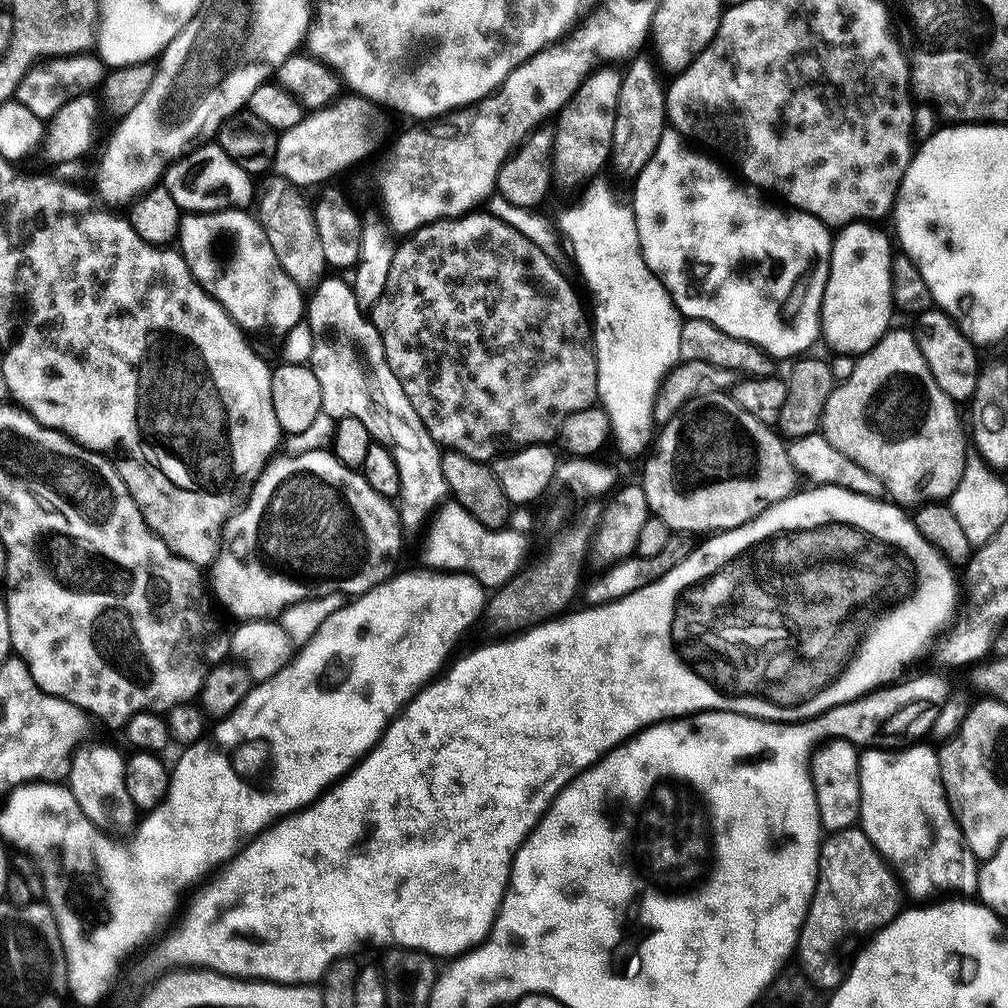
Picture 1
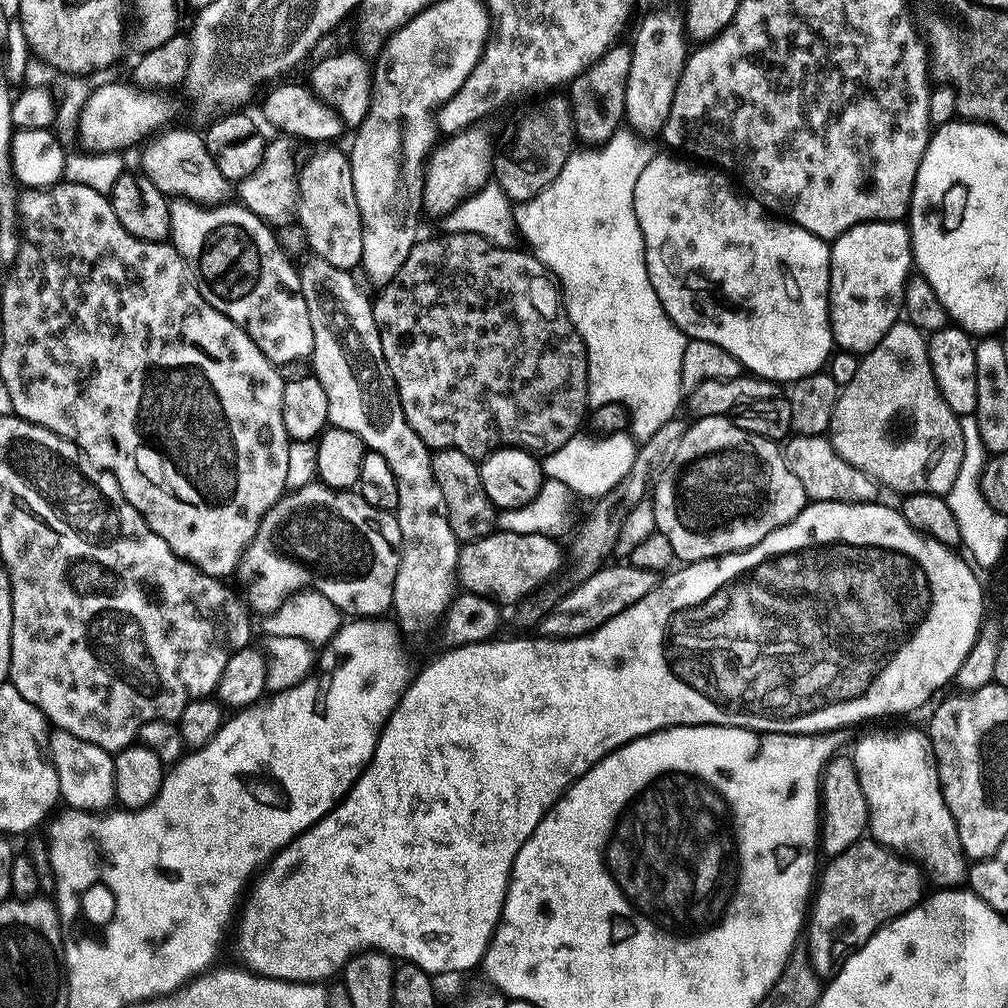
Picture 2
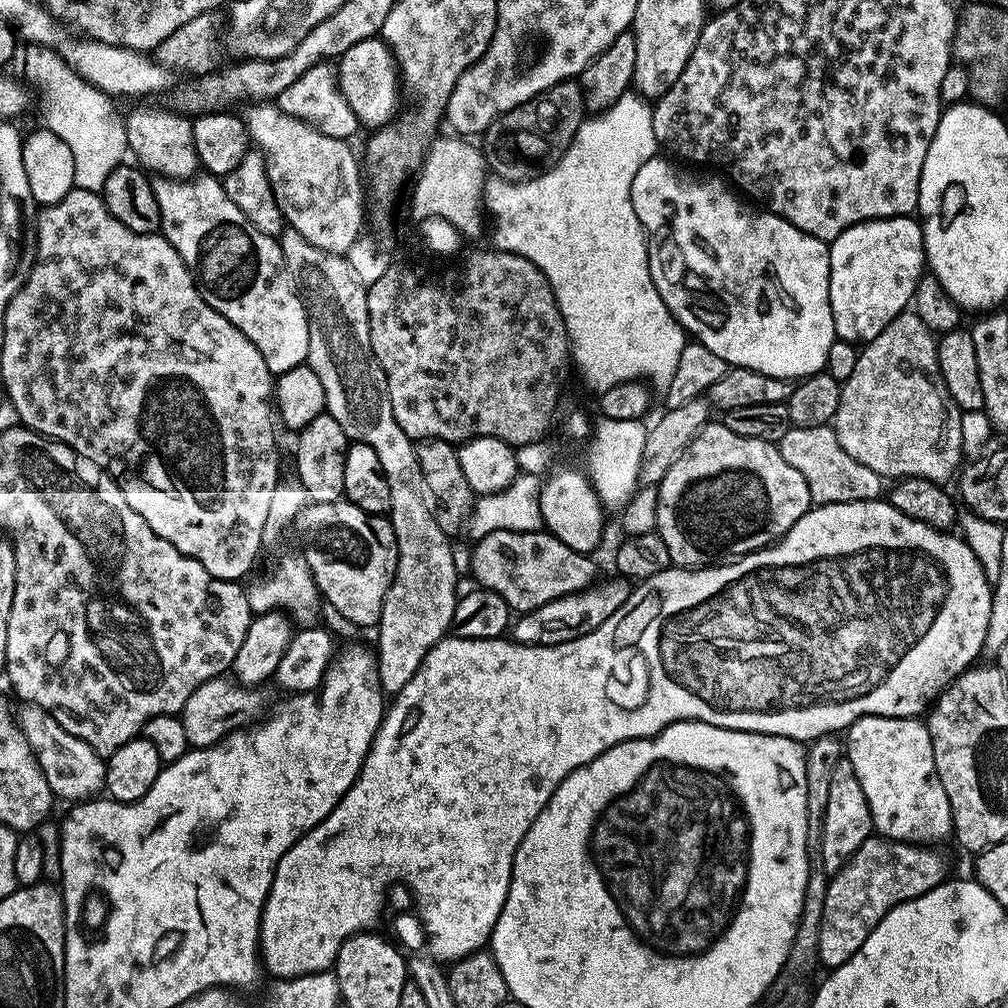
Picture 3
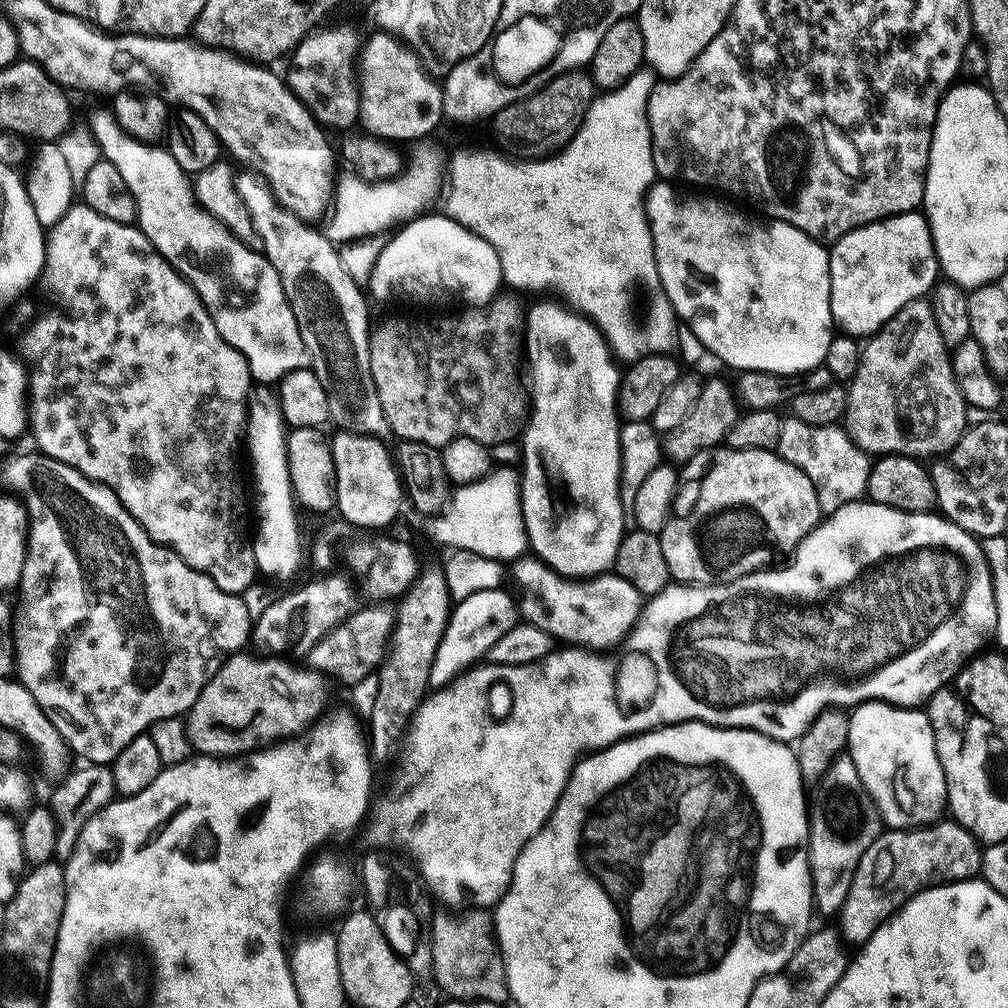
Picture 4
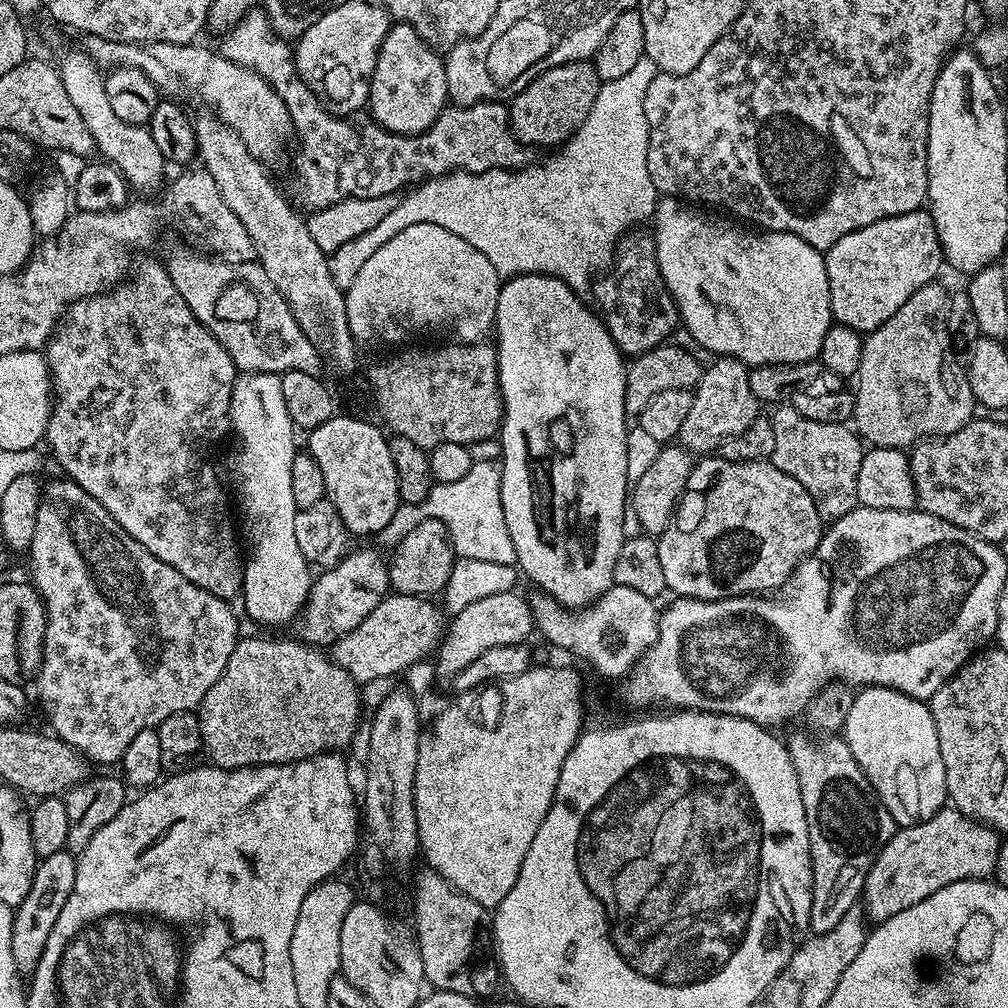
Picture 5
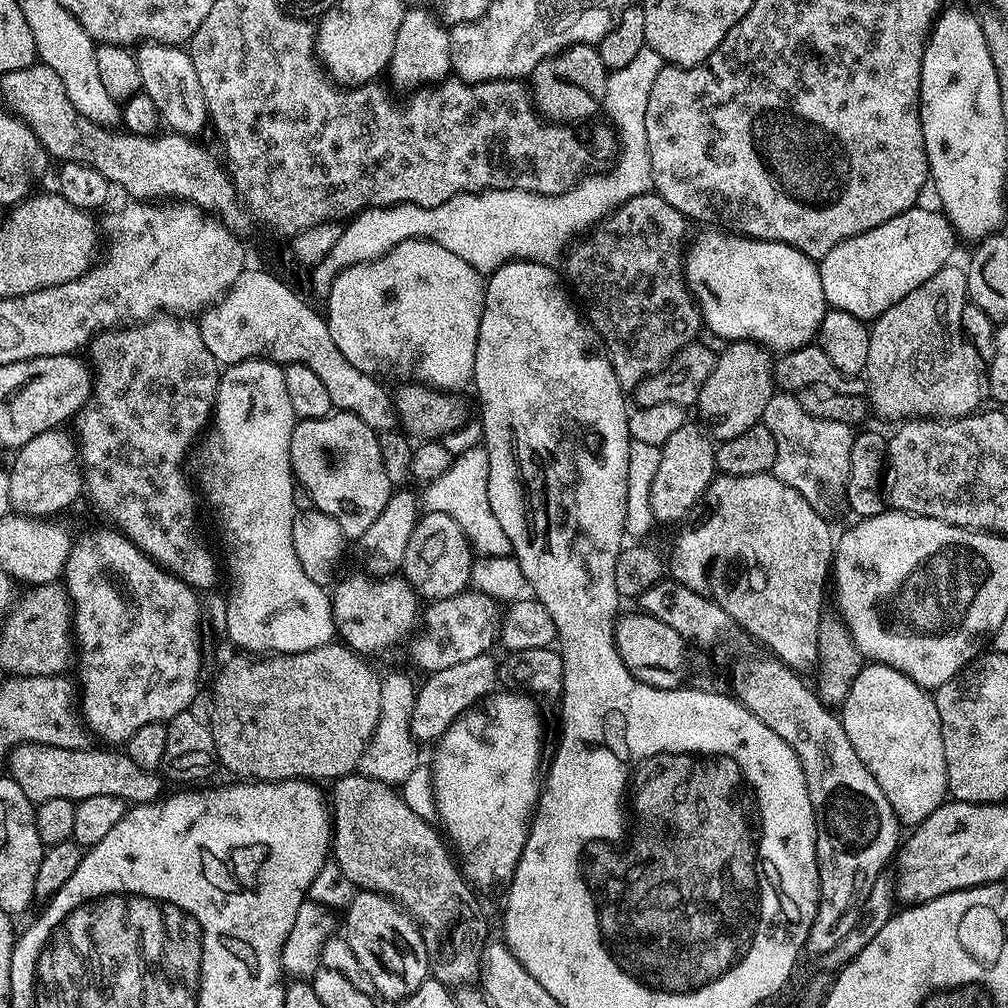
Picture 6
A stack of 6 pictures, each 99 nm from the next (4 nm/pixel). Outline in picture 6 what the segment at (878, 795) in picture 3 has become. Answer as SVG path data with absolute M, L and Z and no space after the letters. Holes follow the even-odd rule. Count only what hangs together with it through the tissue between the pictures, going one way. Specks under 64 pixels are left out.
M869 663L861 668L858 678L854 678L854 686L850 686L850 694L844 699L842 723L846 738L850 738L850 746L854 746L858 758L862 758L874 782L878 782L882 794L886 794L886 802L890 802L901 825L921 824L923 820L930 818L930 814L934 814L934 810L938 810L940 804L945 803L949 795L946 754L938 706L931 691L919 688L914 681L906 678L906 674L890 666Z

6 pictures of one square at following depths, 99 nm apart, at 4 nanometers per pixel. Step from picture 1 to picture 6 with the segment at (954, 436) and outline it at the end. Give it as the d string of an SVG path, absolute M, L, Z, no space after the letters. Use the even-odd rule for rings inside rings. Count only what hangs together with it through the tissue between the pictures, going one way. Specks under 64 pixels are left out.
M949 266L938 270L938 274L934 274L934 278L926 278L926 282L922 282L922 286L918 286L918 290L910 290L910 294L906 294L906 298L902 298L902 302L894 302L894 306L890 306L890 310L886 310L882 315L876 317L870 324L870 358L866 358L866 366L862 373L868 382L868 390L866 399L870 405L871 411L876 412L884 420L896 420L895 422L903 422L905 420L956 420L959 416L970 416L973 412L981 407L980 392L982 396L982 361L976 352L964 338L964 331L960 329L962 322L962 310L965 304L969 303L968 298L968 274L963 267L955 268Z

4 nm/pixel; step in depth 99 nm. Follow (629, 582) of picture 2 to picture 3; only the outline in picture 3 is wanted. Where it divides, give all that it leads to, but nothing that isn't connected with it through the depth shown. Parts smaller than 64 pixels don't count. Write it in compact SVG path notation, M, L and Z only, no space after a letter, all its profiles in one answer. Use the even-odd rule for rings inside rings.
M615 579L605 588L594 586L589 590L548 602L546 606L538 606L538 610L533 612L517 615L510 628L511 639L526 646L555 646L598 630L598 626L602 626L602 622L606 622L606 618L610 618L610 614L614 614L614 610L618 610L628 600L629 581Z

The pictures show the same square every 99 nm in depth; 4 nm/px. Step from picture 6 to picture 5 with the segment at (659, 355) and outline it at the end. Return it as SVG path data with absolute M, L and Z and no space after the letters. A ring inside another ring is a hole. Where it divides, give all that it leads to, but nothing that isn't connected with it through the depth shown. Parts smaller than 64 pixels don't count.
M632 230L621 236L614 259L607 271L595 281L595 288L595 307L608 328L610 338L625 357L635 358L654 350L671 337L668 335L675 330L676 324L678 328L676 299L670 294L656 265L656 241L651 235L643 236L640 230Z

